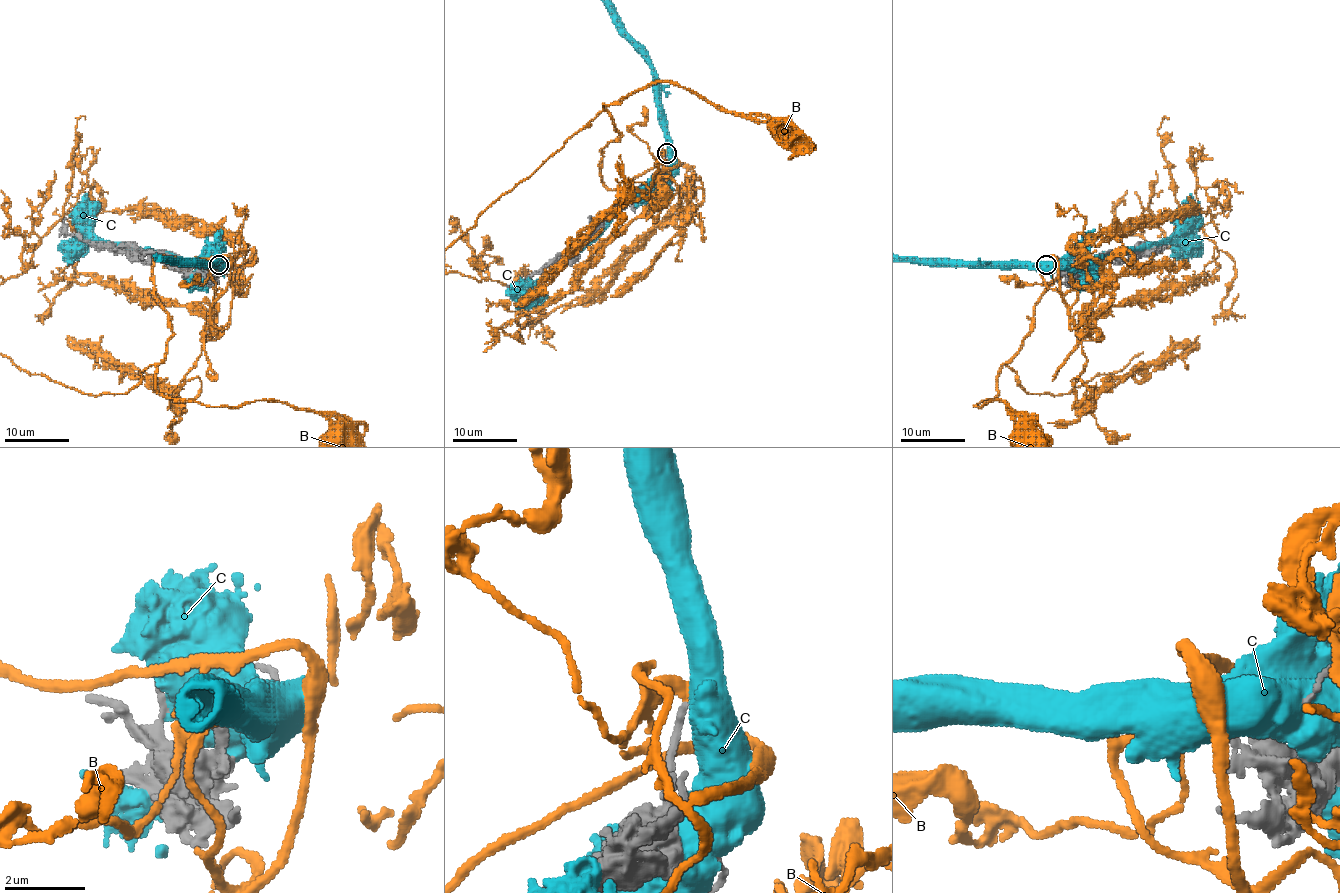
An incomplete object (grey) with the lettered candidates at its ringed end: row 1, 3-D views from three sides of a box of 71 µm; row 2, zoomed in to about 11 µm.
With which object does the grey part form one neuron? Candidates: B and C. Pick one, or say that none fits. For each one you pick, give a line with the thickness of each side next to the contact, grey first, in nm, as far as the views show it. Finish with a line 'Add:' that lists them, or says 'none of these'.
B: 180/440 nm
Add: B

